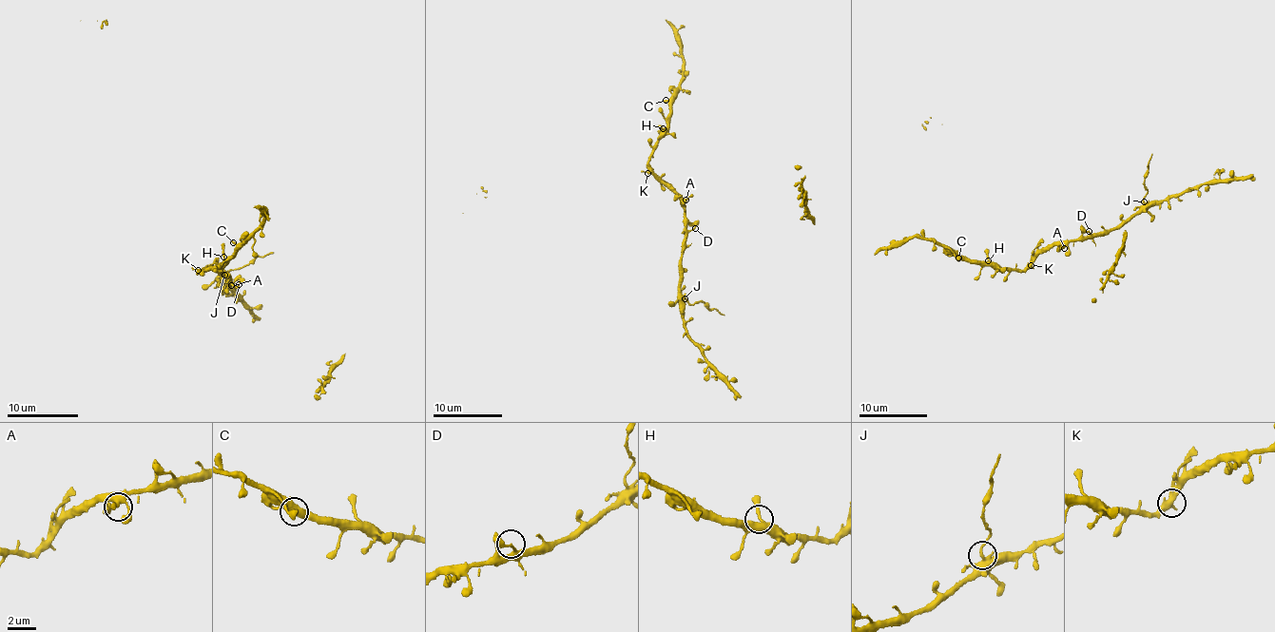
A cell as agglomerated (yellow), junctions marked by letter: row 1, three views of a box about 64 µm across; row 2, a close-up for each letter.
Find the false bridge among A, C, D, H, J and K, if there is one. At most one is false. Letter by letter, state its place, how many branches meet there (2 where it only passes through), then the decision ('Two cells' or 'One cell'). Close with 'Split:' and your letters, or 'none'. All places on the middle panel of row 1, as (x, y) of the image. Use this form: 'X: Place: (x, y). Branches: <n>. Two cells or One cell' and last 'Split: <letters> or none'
A: Place: (685, 200). Branches: 2. One cell
C: Place: (666, 100). Branches: 1. One cell
D: Place: (695, 228). Branches: 2. One cell
H: Place: (663, 128). Branches: 2. One cell
J: Place: (685, 298). Branches: 2. Two cells
K: Place: (647, 173). Branches: 2. One cell
Split: J

